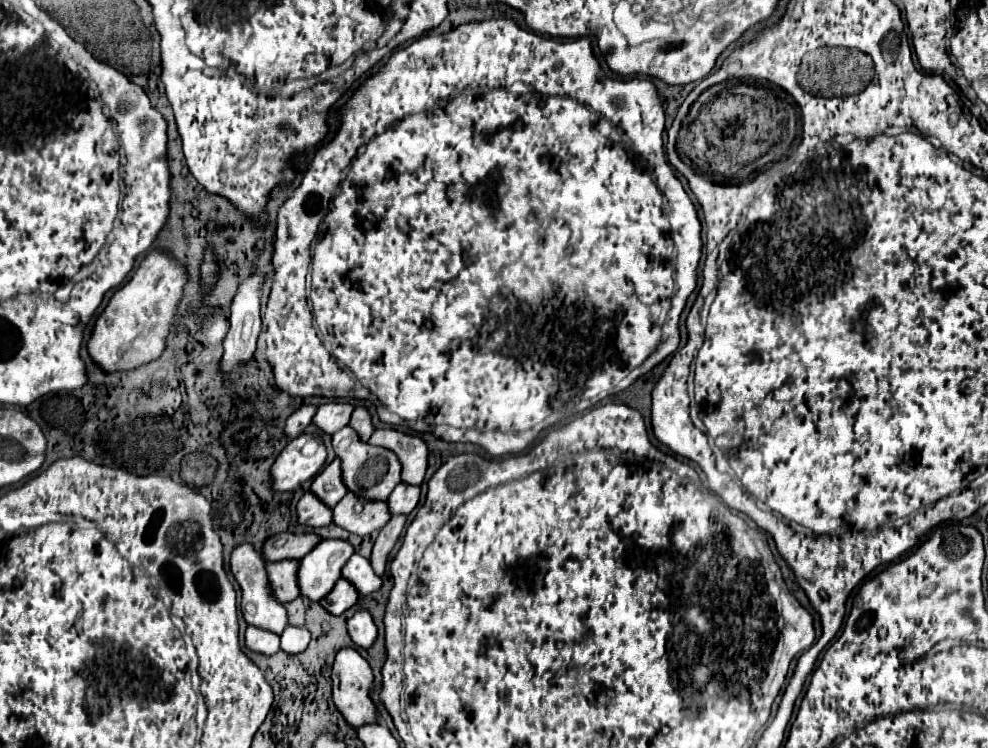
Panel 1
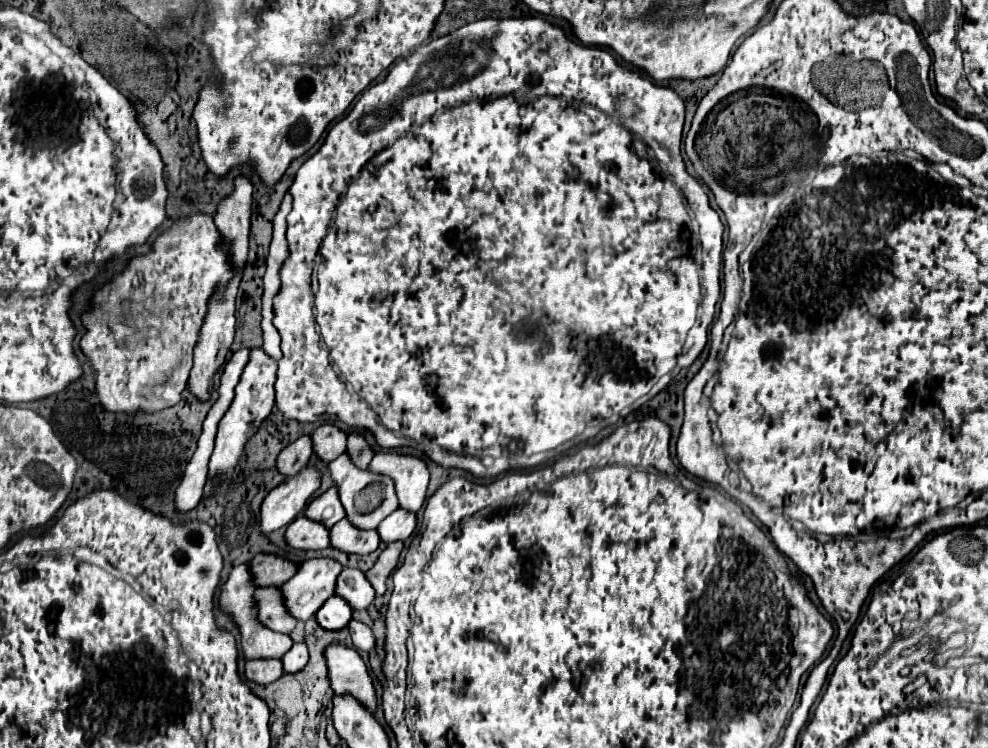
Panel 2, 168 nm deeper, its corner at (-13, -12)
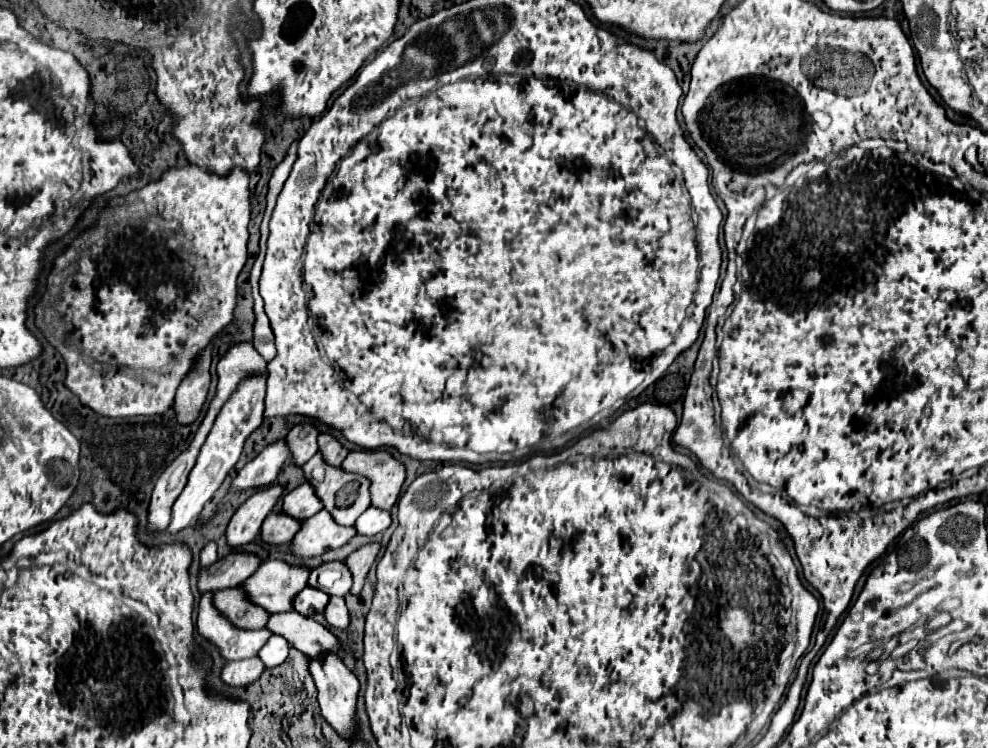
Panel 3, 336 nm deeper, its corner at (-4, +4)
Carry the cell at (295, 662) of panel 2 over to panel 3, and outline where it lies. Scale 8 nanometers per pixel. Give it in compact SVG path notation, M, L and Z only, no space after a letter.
M271 636L267 644L259 650L259 658L267 668L283 664L287 660L287 654L289 654L289 642L283 636Z

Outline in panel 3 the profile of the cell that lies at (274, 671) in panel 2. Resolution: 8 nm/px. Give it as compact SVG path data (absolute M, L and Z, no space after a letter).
M259 656L253 658L245 658L245 660L233 660L227 662L223 668L223 682L231 684L231 686L247 686L251 682L255 682L265 670L265 664L261 662Z

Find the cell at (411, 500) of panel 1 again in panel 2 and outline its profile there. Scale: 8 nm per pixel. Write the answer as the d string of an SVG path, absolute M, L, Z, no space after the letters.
M398 508L390 516L386 516L382 524L378 524L376 532L384 544L390 544L390 542L406 540L414 532L414 526L416 526L416 514Z

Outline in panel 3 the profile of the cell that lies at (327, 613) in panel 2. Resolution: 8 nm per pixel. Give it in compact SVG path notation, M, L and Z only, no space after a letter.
M313 586L303 588L303 592L299 592L297 598L293 600L293 608L303 616L313 616L315 612L323 612L327 604L329 604L329 596Z

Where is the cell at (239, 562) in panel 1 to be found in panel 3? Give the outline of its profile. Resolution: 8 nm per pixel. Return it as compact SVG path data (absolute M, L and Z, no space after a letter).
M203 592L201 596L197 630L215 646L219 646L225 660L241 660L255 656L271 636L267 628L243 630L233 626L227 616L215 608L213 592Z

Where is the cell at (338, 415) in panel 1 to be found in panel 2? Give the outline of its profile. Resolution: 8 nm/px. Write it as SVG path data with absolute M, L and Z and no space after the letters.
M332 424L318 426L310 434L310 438L312 438L314 454L324 462L336 460L346 450L346 434L342 430L338 430L336 426L332 426Z

